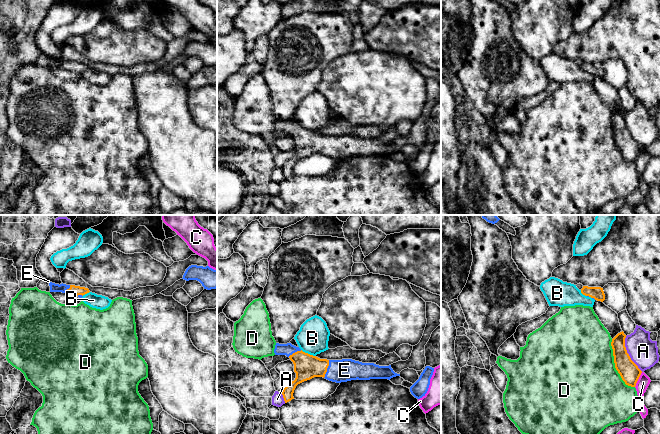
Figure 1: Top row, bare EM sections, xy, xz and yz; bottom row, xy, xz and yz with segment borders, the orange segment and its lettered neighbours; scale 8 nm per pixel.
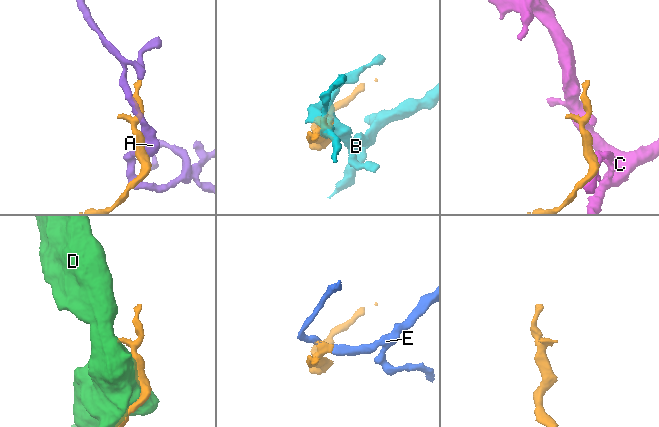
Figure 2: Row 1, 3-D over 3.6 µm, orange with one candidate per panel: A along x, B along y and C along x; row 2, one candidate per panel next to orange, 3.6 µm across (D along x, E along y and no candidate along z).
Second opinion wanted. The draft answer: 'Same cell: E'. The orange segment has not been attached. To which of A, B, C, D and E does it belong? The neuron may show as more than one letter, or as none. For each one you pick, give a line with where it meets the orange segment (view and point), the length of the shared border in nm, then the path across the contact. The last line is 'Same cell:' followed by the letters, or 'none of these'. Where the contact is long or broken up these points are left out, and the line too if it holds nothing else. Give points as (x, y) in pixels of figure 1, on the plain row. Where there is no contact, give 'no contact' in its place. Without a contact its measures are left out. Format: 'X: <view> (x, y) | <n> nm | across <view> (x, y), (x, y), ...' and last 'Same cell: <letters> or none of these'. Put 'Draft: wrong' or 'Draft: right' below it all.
E: xz (326, 145) | 150 nm | across xz (306, 142), (326, 145), (344, 146)
Same cell: E
Draft: right

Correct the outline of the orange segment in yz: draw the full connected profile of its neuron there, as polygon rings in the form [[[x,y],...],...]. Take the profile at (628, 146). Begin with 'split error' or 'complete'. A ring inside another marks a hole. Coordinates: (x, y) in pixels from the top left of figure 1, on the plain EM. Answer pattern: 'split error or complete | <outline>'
complete | [[[618,109],[611,118],[615,144],[626,161],[635,163],[642,149],[638,142],[631,136],[625,123],[626,111]]]

